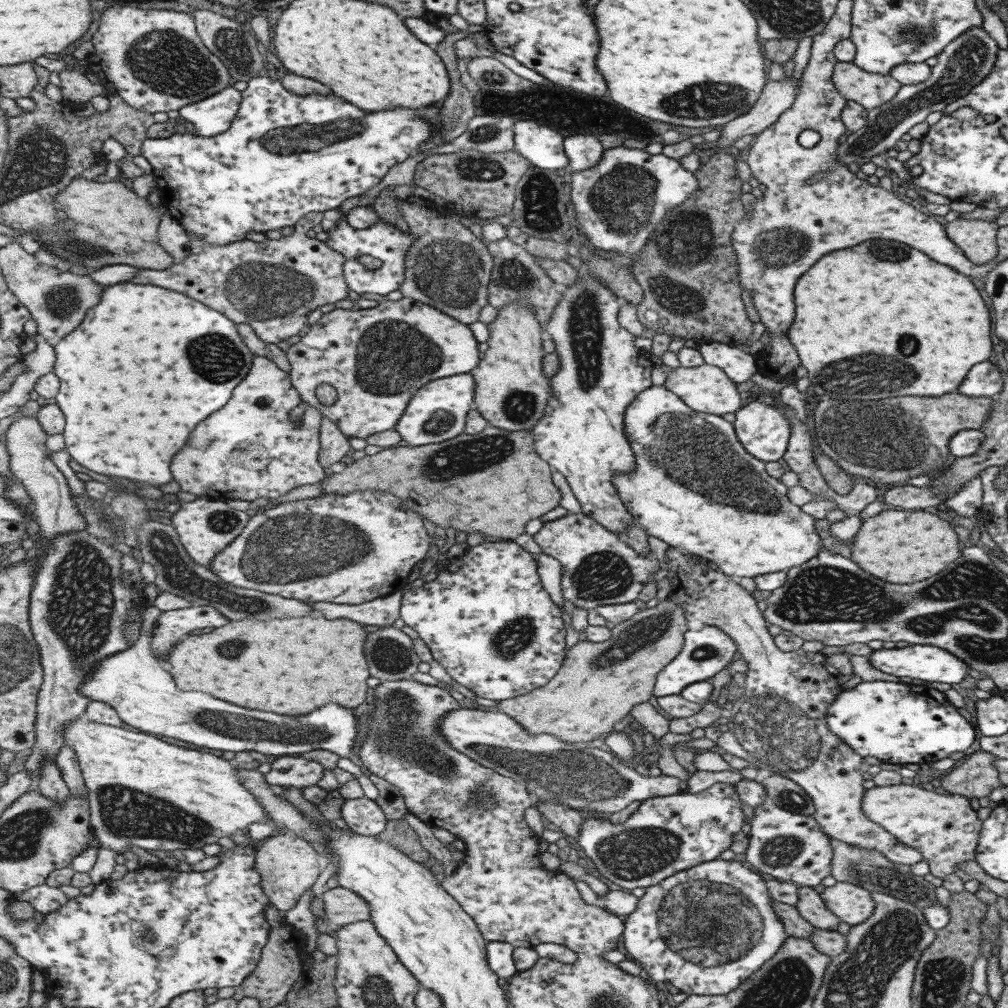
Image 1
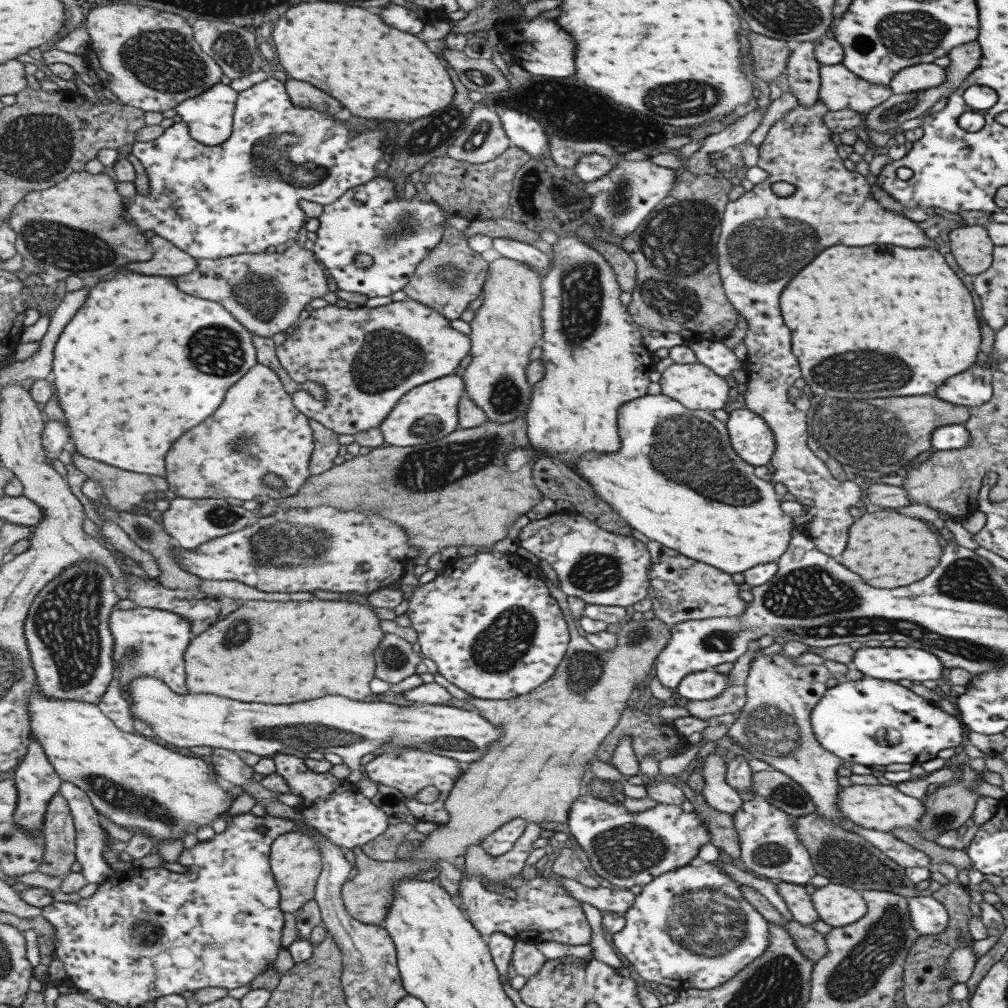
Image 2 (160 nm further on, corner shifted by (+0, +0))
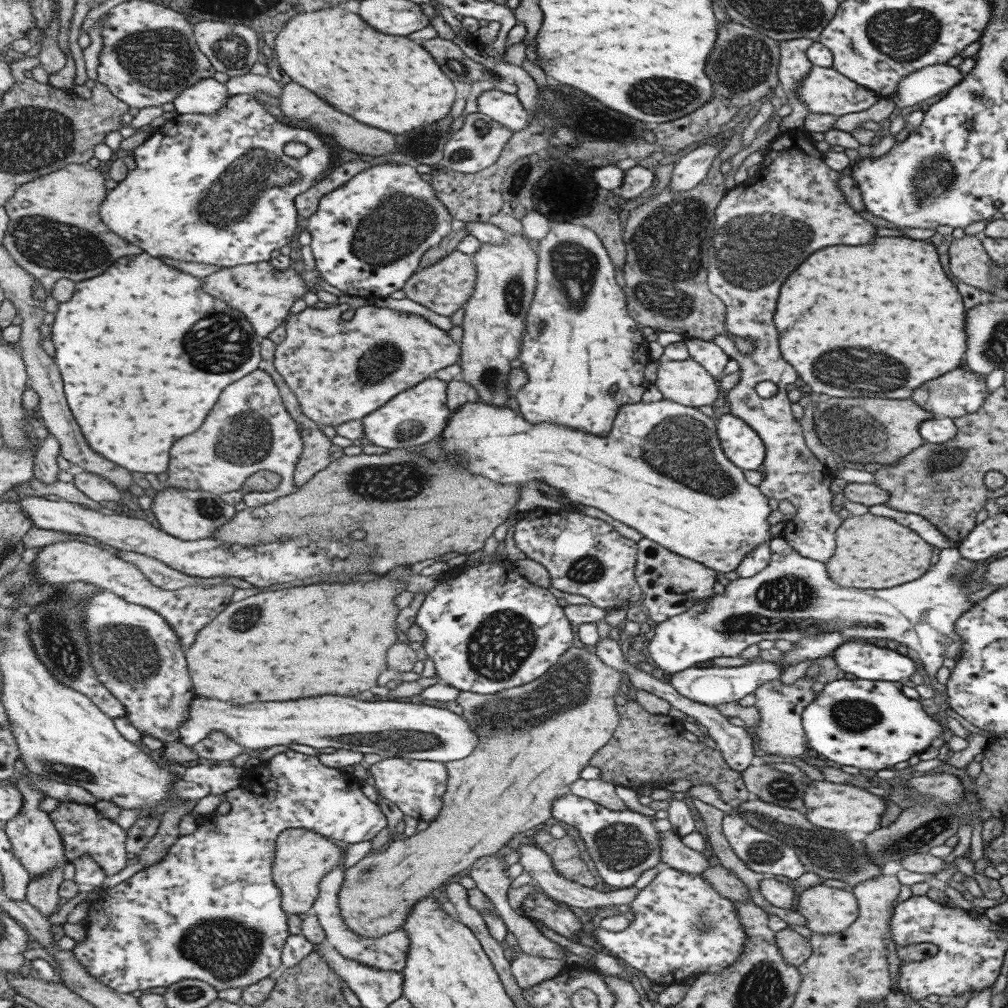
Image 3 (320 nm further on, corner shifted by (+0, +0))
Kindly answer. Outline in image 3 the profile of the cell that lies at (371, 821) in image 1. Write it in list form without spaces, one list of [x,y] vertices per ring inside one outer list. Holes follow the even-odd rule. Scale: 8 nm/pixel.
[[[293,750],[275,754],[275,756],[267,760],[267,763],[261,762],[257,766],[245,769],[242,771],[240,784],[230,791],[224,792],[224,798],[230,804],[227,814],[217,816],[214,811],[210,814],[205,814],[197,822],[197,826],[191,834],[179,835],[173,841],[173,844],[167,849],[167,854],[161,860],[158,860],[153,865],[147,865],[147,867],[139,872],[135,872],[126,880],[109,888],[95,902],[90,903],[88,916],[84,923],[82,923],[87,935],[84,941],[76,943],[73,947],[72,950],[75,953],[75,958],[93,976],[101,979],[107,986],[114,988],[121,994],[130,994],[133,990],[140,990],[143,993],[148,988],[169,986],[169,984],[183,979],[200,980],[218,991],[225,990],[225,988],[239,988],[255,984],[258,980],[275,975],[282,968],[280,952],[288,935],[288,915],[281,910],[280,891],[272,881],[270,873],[270,868],[275,858],[274,852],[277,835],[289,828],[305,828],[305,830],[311,830],[311,832],[315,832],[343,845],[355,844],[355,842],[363,842],[364,840],[370,841],[375,835],[386,829],[387,822],[378,804],[369,801],[361,793],[361,786],[364,783],[365,781],[355,777],[352,773],[319,764],[316,756],[299,754],[299,752],[293,752]]]

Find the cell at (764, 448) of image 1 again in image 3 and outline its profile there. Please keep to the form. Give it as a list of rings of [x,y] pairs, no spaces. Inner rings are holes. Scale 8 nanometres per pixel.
[[[729,413],[716,420],[716,433],[727,460],[741,470],[758,470],[764,459],[761,439],[748,424]]]

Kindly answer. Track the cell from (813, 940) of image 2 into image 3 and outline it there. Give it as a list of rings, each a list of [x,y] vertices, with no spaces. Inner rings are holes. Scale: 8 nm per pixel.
[[[788,927],[774,932],[774,943],[780,952],[781,959],[791,967],[799,967],[809,958],[811,947],[801,935],[795,933]]]

